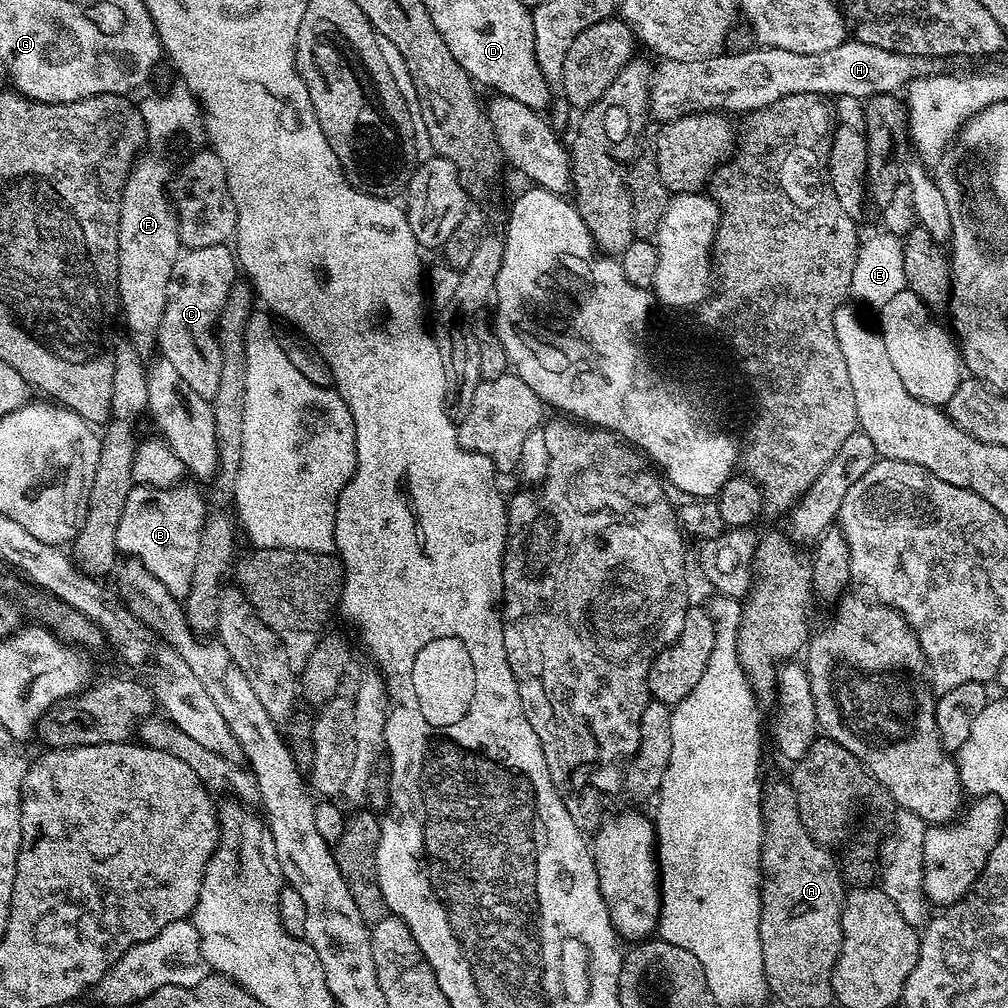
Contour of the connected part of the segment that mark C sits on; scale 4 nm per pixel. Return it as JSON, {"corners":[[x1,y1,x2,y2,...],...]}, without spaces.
{"corners":[[228,244,187,249,176,260,170,274,164,317,160,323,158,352,182,374,191,389,200,392,202,398,211,402,218,391,222,371,217,320,227,295,237,280,238,261]]}

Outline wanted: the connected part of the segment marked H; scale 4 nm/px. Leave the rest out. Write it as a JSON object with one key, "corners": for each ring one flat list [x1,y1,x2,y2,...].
{"corners":[[849,38,834,50,822,54,794,54,752,46,749,52,732,52,707,56,694,62,665,60,655,69,652,91,648,93,650,112,657,121,667,122,688,116,692,112,725,110,747,114,765,108,790,94,814,94,825,98,854,95,861,98,887,96,907,89,922,76,934,76,941,71,939,59,930,56,907,56,878,46,863,44]]}

